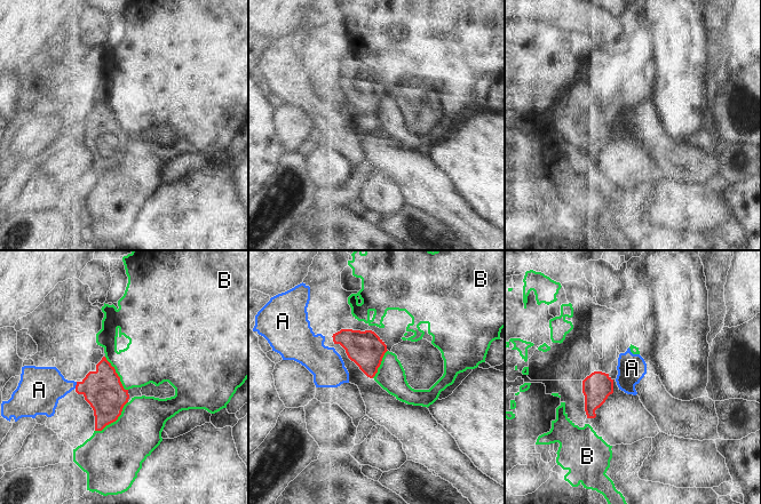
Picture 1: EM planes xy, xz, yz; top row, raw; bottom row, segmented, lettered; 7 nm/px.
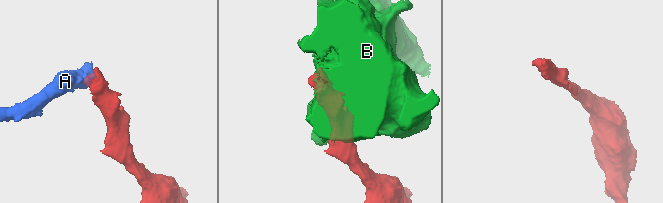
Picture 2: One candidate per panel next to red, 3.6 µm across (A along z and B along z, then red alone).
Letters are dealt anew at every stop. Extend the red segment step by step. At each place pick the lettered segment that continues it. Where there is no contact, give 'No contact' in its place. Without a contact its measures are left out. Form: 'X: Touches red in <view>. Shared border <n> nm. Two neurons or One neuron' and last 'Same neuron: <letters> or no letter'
A: Touches red in xy. Shared border 50 nm. Two neurons
B: Touches red in xy. Shared border 320 nm. Two neurons
Same neuron: no letter

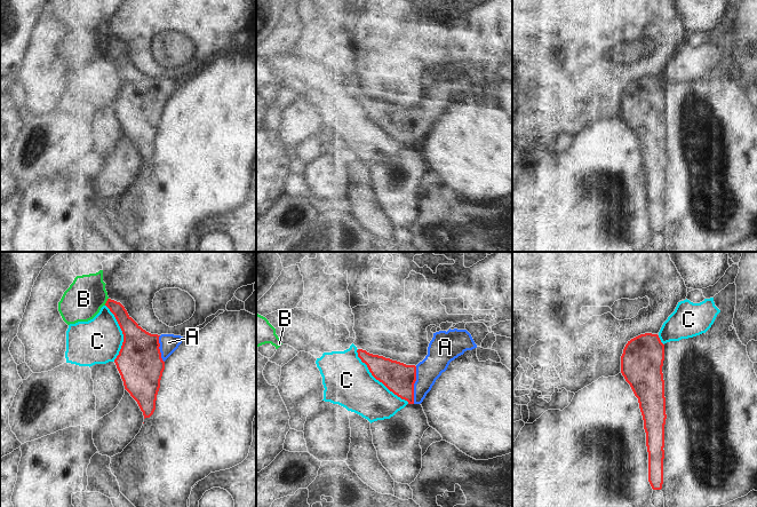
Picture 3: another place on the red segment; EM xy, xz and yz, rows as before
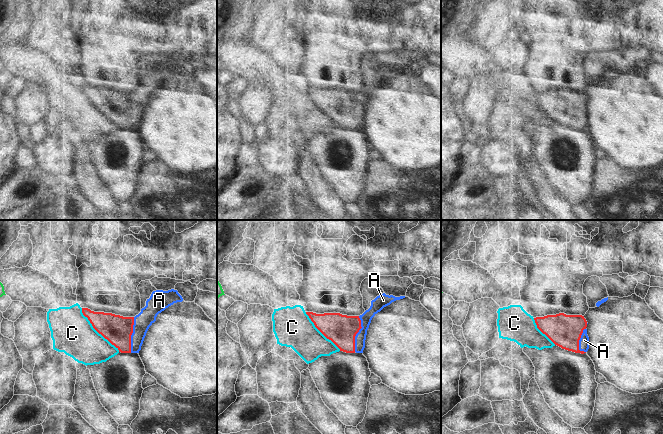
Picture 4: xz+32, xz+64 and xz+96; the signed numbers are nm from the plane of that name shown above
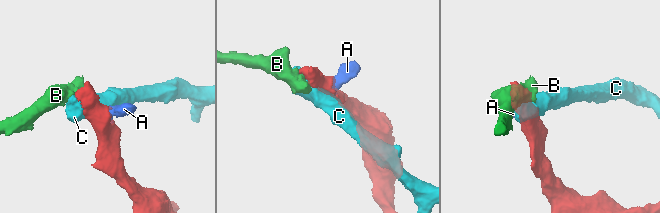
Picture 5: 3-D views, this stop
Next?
A: Touches red in xz. Shared border 260 nm. One neuron
B: Touches red in xy. Shared border 60 nm. Two neurons
C: Touches red in xz. Shared border 550 nm. Two neurons
Same neuron: A

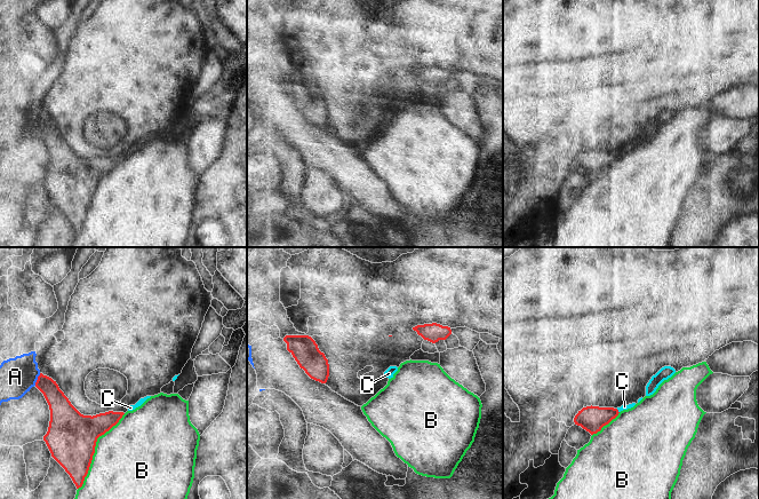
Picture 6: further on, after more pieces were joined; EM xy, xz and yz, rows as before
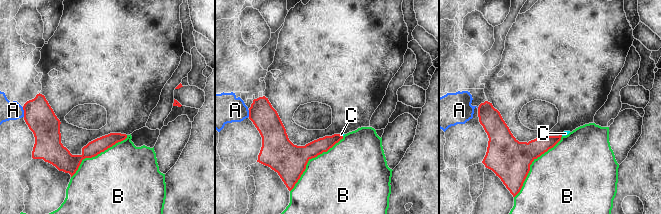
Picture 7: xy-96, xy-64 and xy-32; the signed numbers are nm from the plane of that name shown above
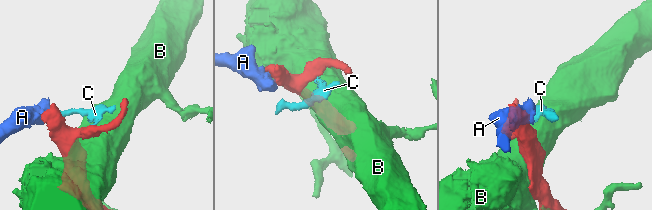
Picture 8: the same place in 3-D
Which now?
A: Touches red in xy. Shared border 100 nm. Two neurons
B: Touches red in xy. Shared border 650 nm. Two neurons
C: Touches red in yz. Shared border 40 nm. Two neurons
Same neuron: no letter

